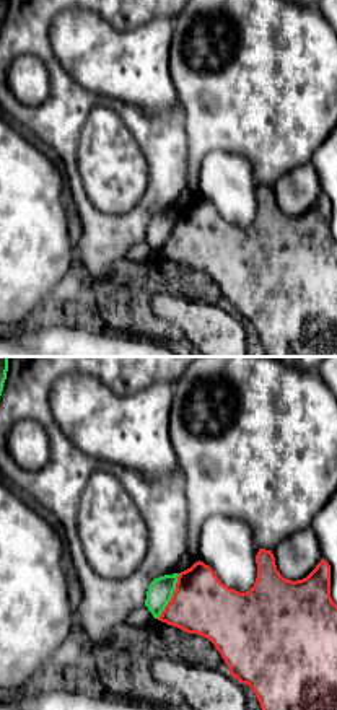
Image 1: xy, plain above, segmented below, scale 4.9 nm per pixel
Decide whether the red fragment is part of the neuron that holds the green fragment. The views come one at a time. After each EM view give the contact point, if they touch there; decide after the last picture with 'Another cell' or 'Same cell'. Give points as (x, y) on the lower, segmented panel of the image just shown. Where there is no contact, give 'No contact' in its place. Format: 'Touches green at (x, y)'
Touches green at (171, 596)

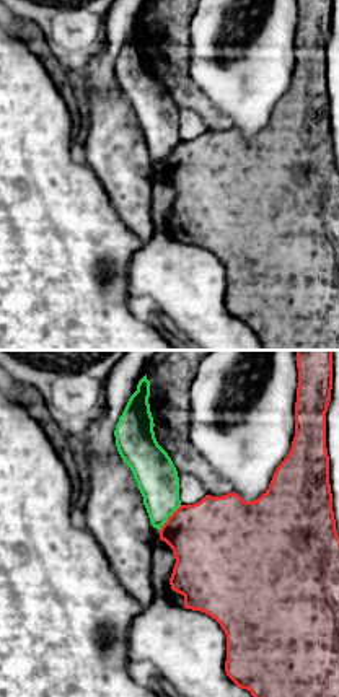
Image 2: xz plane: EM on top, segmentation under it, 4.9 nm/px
Touches green at (168, 517)

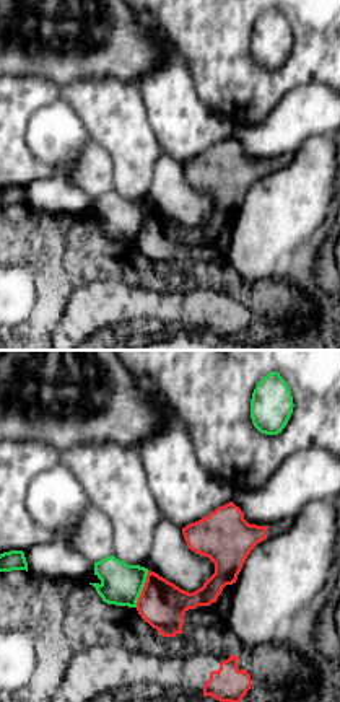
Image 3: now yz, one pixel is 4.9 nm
Touches green at (142, 588)

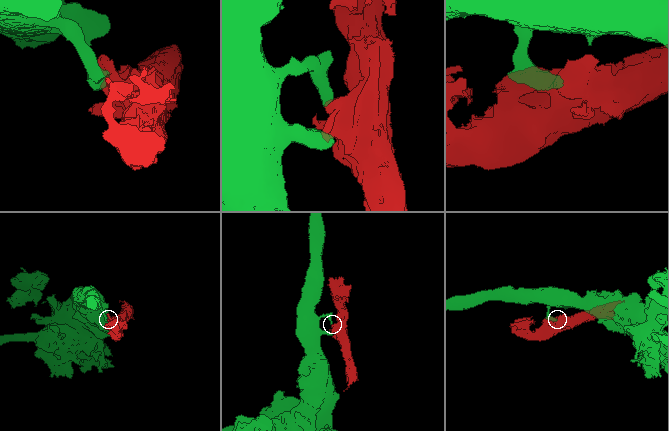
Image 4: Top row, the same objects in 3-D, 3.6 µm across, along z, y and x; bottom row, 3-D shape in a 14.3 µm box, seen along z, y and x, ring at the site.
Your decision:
Another cell

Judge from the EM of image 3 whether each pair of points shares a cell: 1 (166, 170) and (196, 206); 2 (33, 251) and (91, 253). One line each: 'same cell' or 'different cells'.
1: same cell
2: same cell

